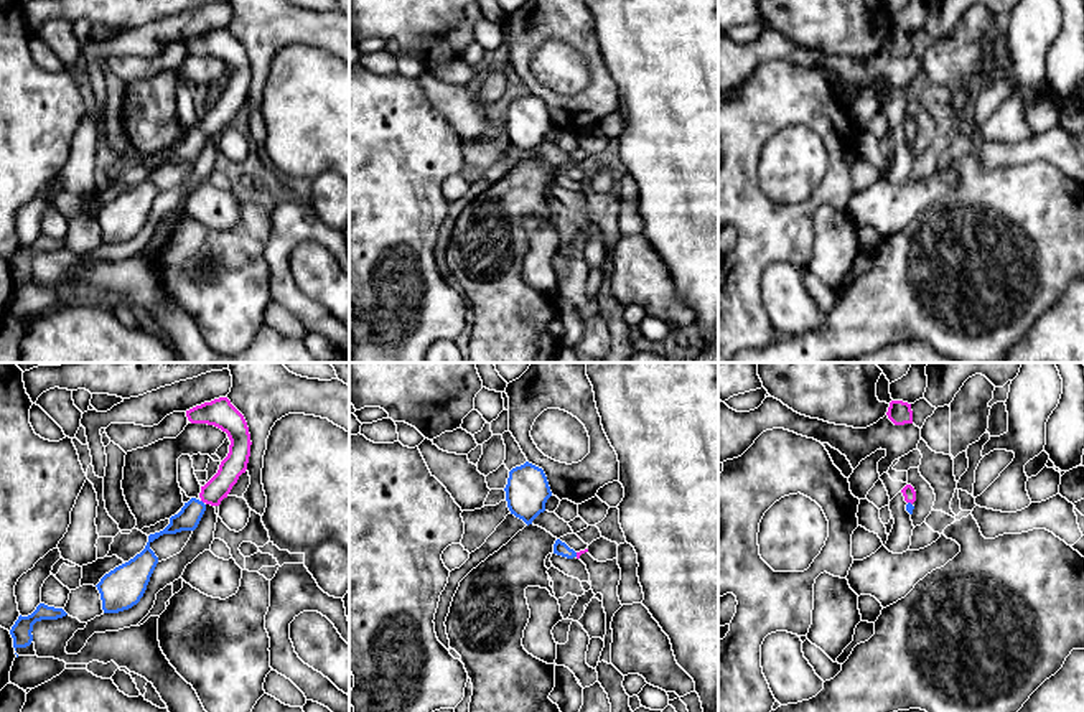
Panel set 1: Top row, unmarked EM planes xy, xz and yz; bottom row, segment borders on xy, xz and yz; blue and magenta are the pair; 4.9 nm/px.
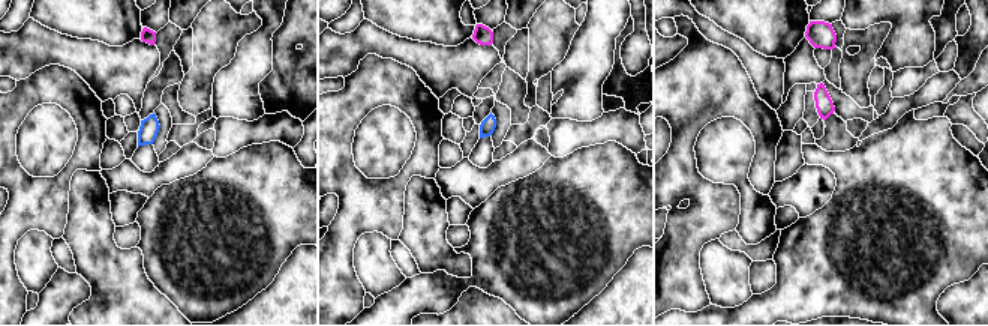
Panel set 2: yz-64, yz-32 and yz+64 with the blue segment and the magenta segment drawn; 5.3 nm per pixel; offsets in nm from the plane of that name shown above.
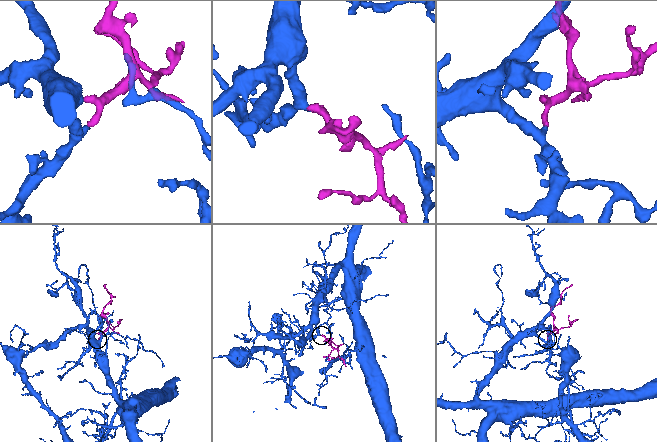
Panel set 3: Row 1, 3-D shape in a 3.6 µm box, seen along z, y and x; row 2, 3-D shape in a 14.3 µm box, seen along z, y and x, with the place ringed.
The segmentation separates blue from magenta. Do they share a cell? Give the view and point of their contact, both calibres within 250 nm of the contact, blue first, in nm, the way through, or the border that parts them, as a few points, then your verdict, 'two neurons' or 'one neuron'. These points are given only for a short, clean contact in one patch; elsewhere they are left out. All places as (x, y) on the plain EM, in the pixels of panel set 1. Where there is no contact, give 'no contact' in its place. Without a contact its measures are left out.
xz (575, 185) | 70/20 nm | across xz (560, 178), (575, 185), (580, 183) | one neuron

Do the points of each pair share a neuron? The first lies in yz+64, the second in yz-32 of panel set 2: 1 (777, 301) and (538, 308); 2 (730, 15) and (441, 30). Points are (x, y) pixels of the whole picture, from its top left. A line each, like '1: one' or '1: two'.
1: one
2: one

